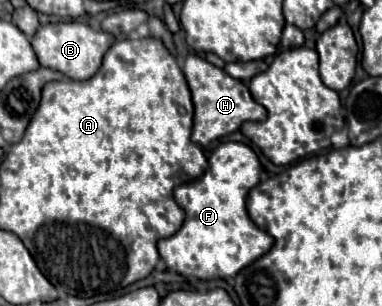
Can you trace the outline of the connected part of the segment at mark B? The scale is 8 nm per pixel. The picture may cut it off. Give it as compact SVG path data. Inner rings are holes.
M71 21L71 23L49 23L49 25L41 25L35 33L35 37L31 39L31 45L39 57L39 63L43 67L61 71L65 75L69 75L71 79L91 79L97 69L101 67L103 55L107 53L107 49L115 43L115 37L107 31L95 31L83 23Z

